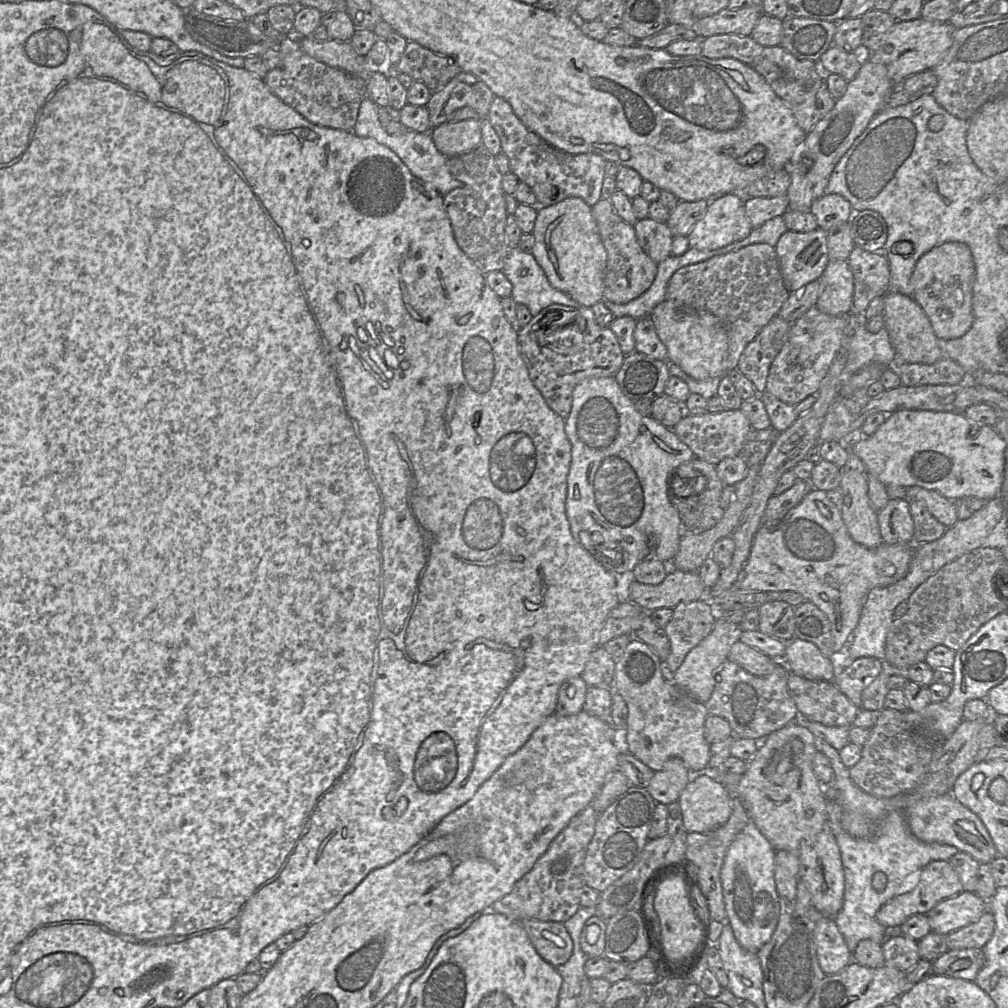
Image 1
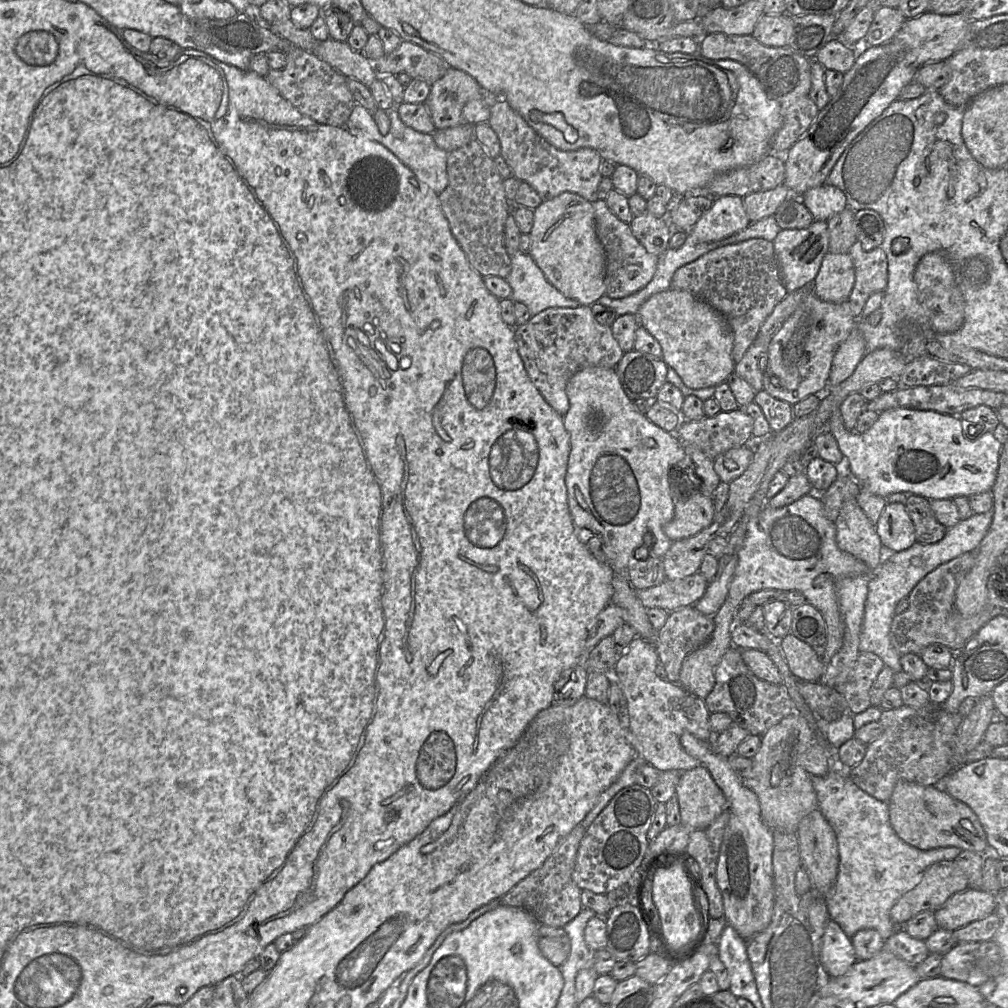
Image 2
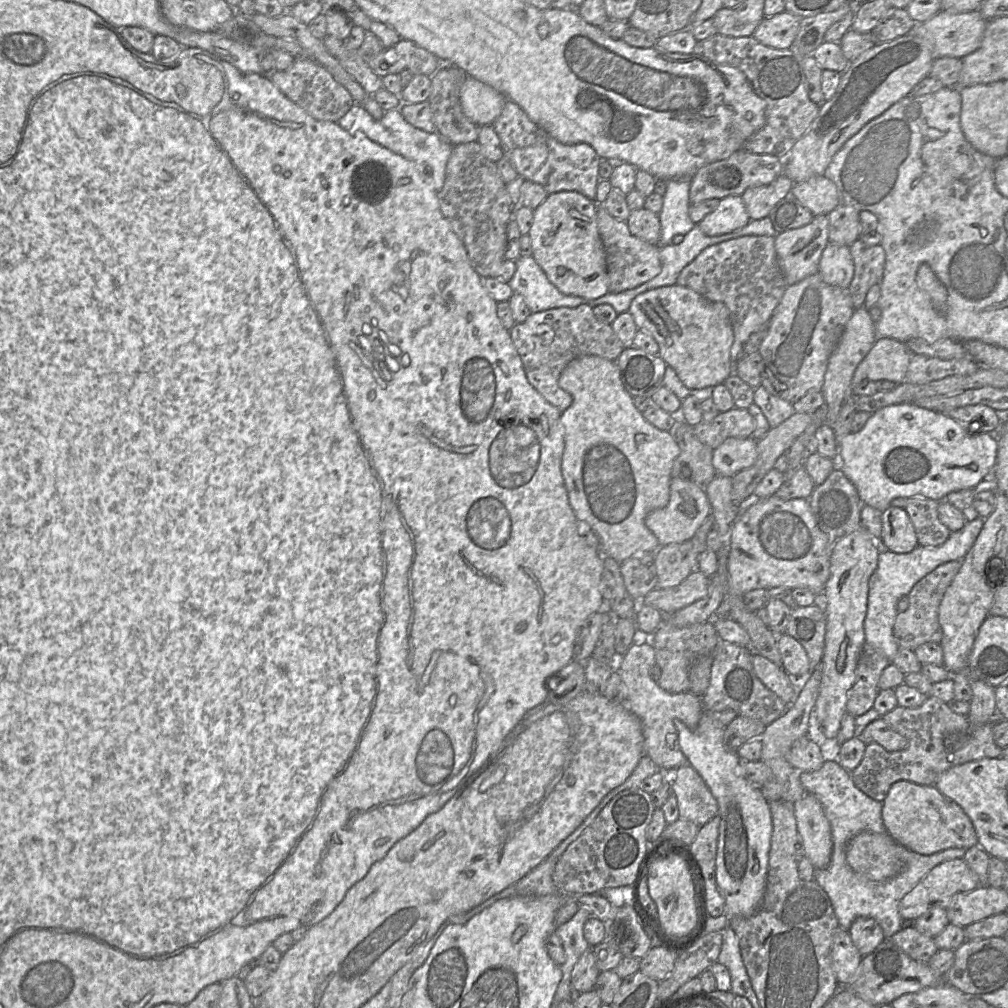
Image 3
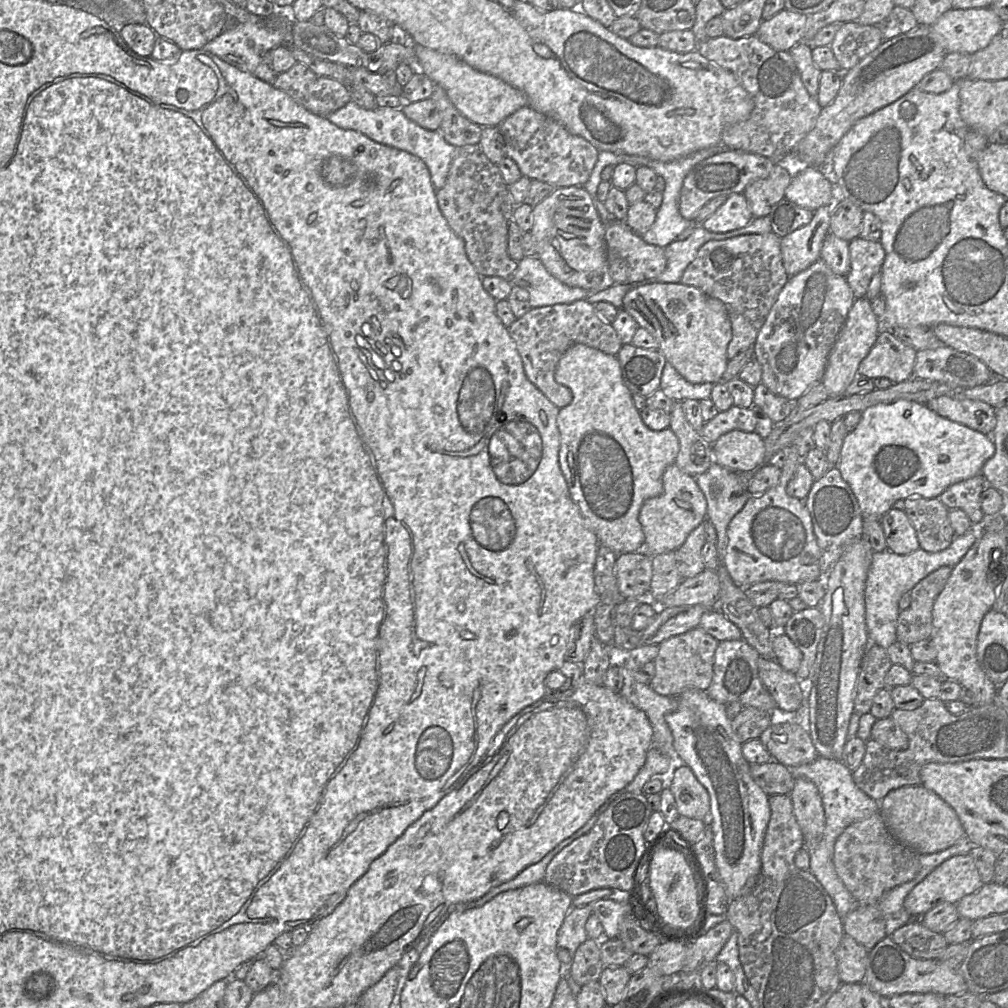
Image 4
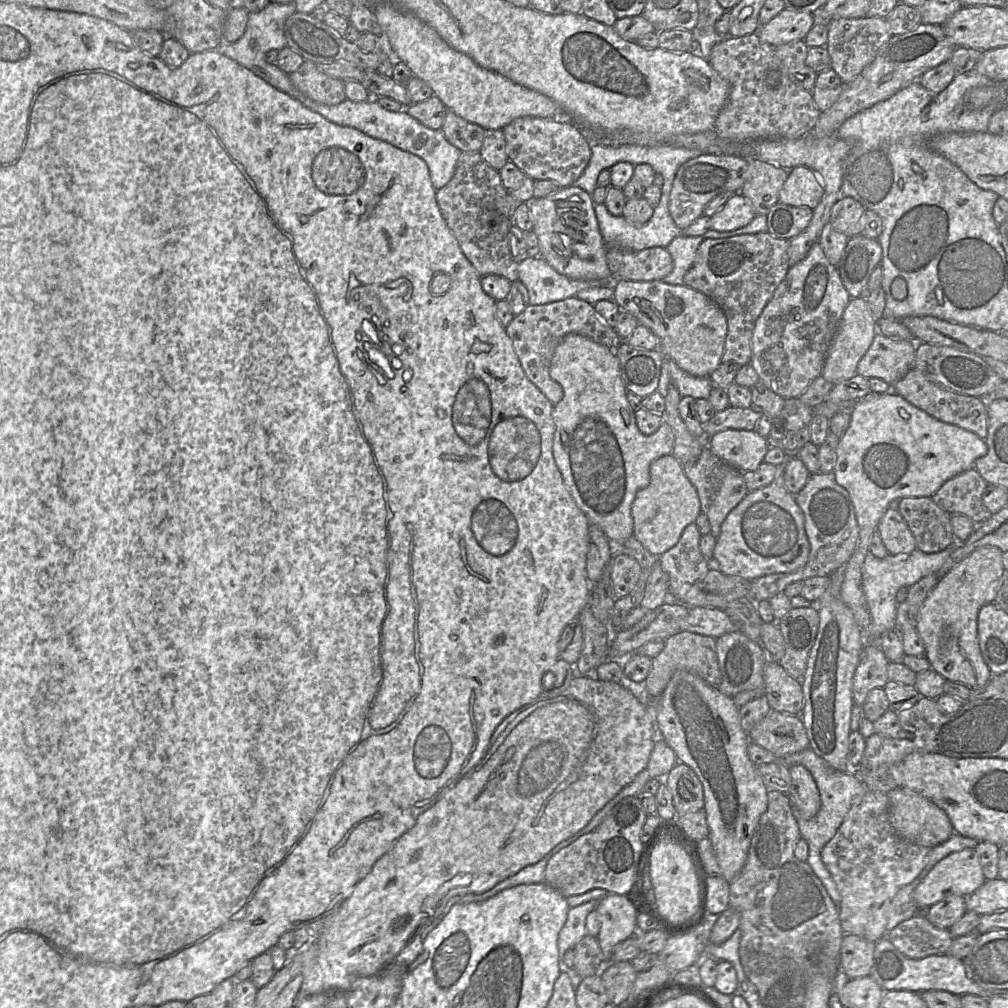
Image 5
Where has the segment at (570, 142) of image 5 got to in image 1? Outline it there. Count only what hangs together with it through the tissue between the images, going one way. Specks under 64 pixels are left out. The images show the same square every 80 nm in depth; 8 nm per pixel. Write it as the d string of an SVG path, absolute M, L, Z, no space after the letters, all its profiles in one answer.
M495 96L486 117L501 141L511 171L527 184L537 197L538 207L554 205L569 197L579 197L593 207L601 198L607 160L599 154L570 154L561 151L530 131L515 115L511 105Z

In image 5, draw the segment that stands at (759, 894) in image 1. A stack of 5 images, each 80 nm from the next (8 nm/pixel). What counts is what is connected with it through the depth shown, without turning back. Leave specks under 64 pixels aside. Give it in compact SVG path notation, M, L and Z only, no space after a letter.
M677 670L661 696L655 700L655 705L652 699L646 707L653 716L659 736L673 749L682 763L693 769L703 785L709 839L723 876L731 883L746 862L752 836L768 806L768 790L747 752L750 739L749 733L744 731L740 723L740 708L735 705L732 697L722 694L697 674L687 670Z

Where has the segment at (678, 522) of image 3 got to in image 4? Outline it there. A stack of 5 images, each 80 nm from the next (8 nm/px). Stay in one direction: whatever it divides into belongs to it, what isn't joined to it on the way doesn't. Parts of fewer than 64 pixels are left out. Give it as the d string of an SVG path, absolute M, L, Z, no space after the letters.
M673 463L665 469L662 479L663 493L645 500L638 516L645 535L644 550L650 555L677 550L707 517L707 502L695 477L687 475Z

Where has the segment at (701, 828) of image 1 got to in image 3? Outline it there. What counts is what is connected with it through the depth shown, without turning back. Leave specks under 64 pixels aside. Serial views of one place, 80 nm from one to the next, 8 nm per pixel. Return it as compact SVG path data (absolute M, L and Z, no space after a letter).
M687 763L677 768L668 779L671 793L677 798L680 818L703 826L718 815L716 798L691 765Z

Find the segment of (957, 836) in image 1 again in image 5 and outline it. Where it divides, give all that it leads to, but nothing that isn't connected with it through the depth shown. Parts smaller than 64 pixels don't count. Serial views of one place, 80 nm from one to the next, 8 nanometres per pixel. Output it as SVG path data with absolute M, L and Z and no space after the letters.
M899 787L891 790L887 795L890 823L905 840L920 846L934 848L955 833L945 811L927 798L909 789Z

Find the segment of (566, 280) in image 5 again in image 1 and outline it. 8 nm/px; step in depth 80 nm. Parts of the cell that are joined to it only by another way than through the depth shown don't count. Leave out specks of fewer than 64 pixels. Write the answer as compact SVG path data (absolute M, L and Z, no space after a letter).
M519 247L509 249L502 272L512 284L513 300L527 306L532 317L551 304L581 306L554 288L532 253L525 253Z

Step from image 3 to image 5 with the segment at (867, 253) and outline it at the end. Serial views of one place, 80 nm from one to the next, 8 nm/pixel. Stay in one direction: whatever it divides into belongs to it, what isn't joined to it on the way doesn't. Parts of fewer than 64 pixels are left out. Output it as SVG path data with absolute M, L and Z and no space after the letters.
M862 234L848 239L837 271L851 298L860 297L874 268L881 264L882 248L878 239Z

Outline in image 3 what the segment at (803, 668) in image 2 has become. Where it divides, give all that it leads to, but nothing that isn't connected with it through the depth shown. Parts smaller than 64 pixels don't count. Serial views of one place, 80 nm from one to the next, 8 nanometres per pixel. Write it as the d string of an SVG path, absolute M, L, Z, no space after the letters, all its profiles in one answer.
M786 633L780 634L777 637L777 646L782 658L782 668L797 682L812 673L808 655L796 639Z

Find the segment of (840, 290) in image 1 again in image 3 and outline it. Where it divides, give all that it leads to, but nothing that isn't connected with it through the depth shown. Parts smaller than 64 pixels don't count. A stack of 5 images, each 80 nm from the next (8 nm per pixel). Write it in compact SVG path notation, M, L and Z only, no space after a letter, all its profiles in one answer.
M829 242L820 257L819 274L829 285L848 288L854 275L849 246Z

